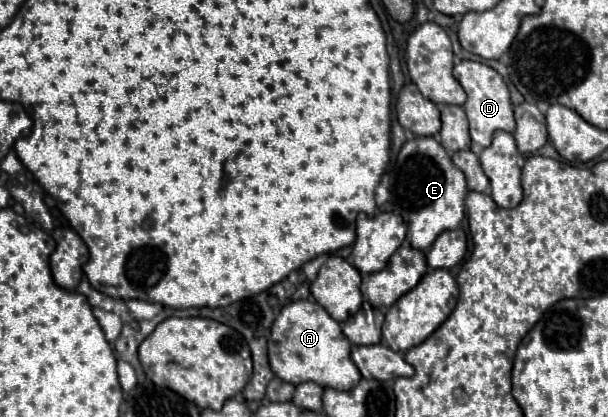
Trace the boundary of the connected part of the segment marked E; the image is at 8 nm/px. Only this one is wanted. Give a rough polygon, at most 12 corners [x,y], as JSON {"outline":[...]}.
{"outline":[[434,137],[396,157],[396,213],[426,251],[456,229],[464,173]]}

